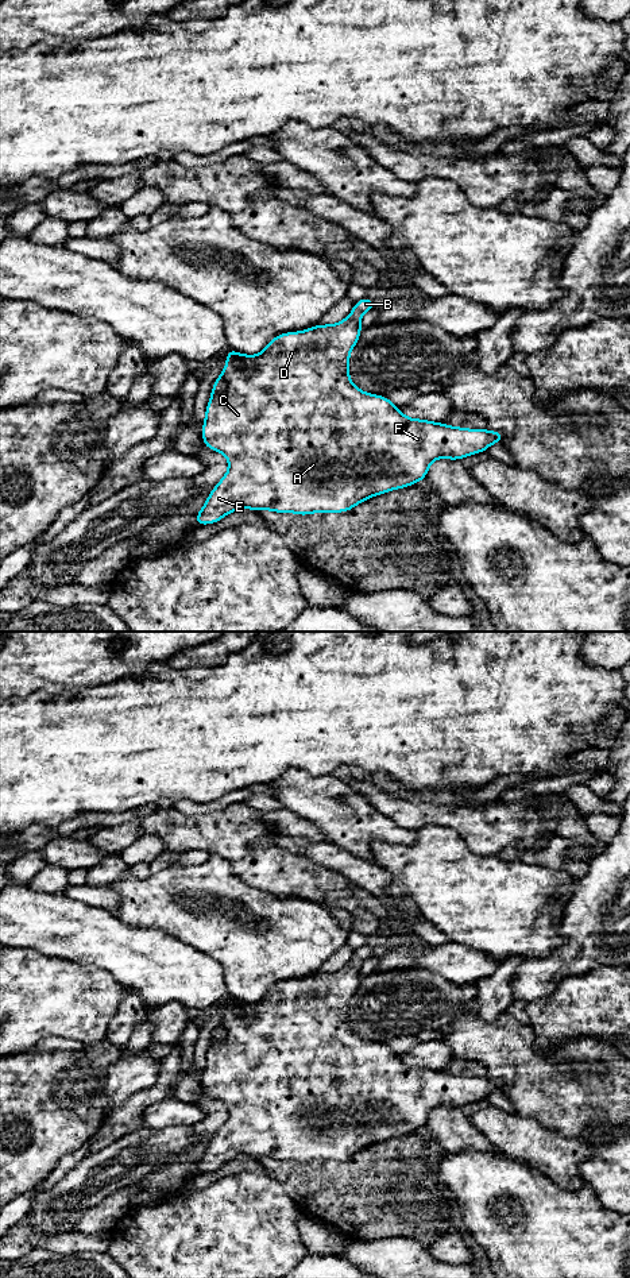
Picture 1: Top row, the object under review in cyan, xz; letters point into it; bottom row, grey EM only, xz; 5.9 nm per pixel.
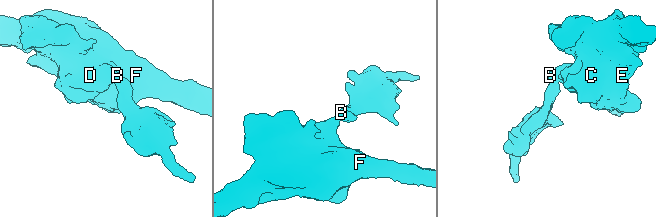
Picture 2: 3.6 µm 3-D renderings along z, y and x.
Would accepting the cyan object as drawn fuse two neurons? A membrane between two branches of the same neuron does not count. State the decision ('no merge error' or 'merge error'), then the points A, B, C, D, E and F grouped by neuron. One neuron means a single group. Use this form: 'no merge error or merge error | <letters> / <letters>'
no merge error | A B C D E F

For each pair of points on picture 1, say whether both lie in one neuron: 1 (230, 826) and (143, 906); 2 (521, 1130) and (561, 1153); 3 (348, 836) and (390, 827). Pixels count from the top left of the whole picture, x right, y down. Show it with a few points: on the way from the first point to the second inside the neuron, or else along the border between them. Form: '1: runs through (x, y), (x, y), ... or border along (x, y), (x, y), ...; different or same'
1: border along (209, 854), (217, 854), (228, 860), (236, 872); different
2: runs through (530, 1139), (552, 1153); same
3: runs through (359, 827), (379, 827); same

